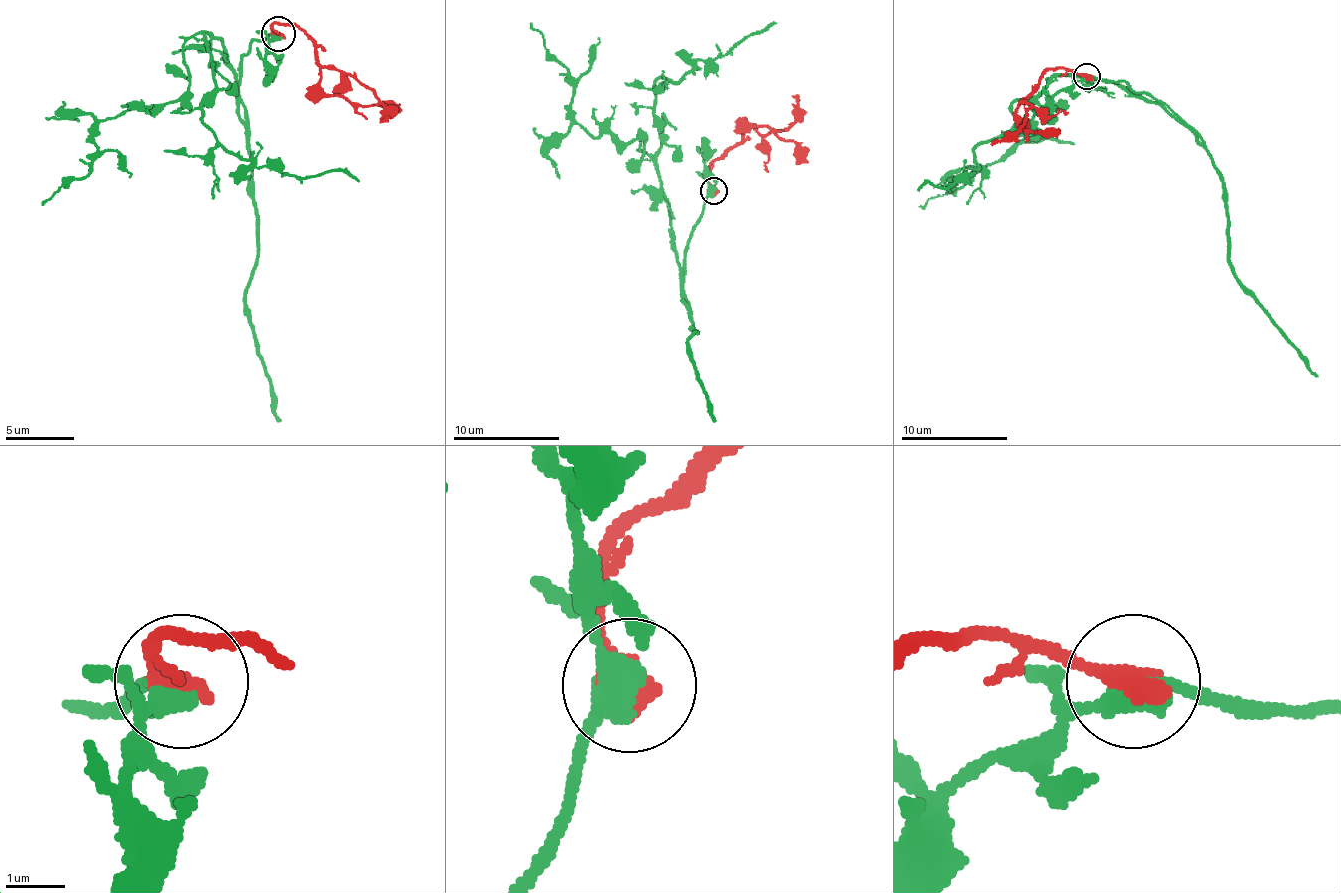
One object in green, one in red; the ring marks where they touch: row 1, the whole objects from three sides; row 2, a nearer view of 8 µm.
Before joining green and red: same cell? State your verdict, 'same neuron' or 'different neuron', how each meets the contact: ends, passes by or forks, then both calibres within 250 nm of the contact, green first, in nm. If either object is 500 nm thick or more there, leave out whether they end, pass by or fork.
same neuron | 400/500 nm

